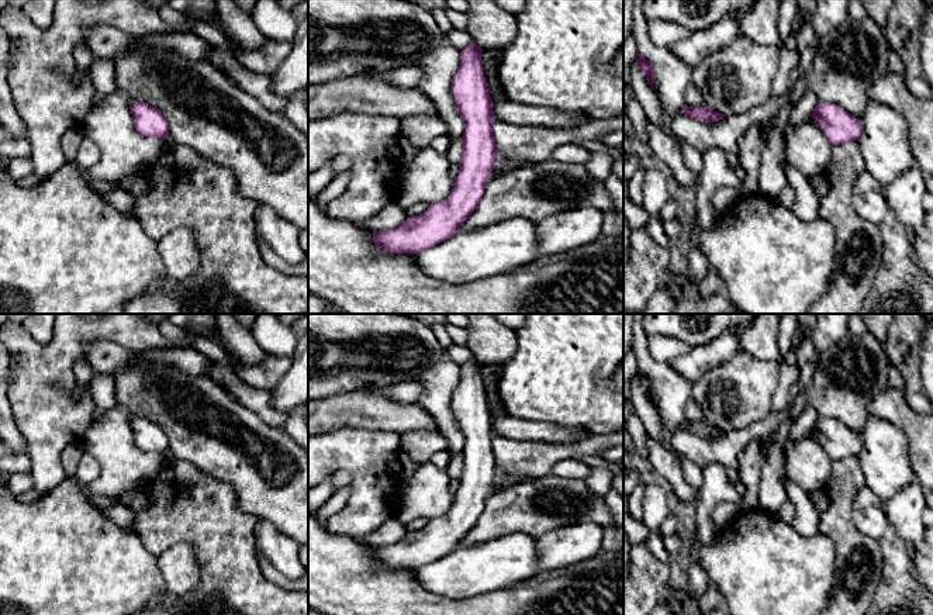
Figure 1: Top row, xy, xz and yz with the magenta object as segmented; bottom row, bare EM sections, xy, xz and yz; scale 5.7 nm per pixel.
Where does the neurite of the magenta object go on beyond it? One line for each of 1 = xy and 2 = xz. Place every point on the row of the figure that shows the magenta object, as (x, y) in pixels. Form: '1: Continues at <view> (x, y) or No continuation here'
1: No continuation here
2: No continuation here

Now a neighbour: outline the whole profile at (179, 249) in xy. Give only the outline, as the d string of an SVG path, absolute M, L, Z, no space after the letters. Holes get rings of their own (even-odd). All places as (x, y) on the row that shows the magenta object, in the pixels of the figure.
M177 228L158 241L160 258L169 277L183 281L198 272L200 251L196 234L189 228Z

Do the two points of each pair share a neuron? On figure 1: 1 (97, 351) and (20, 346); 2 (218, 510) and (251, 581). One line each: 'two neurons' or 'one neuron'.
1: two neurons
2: one neuron

